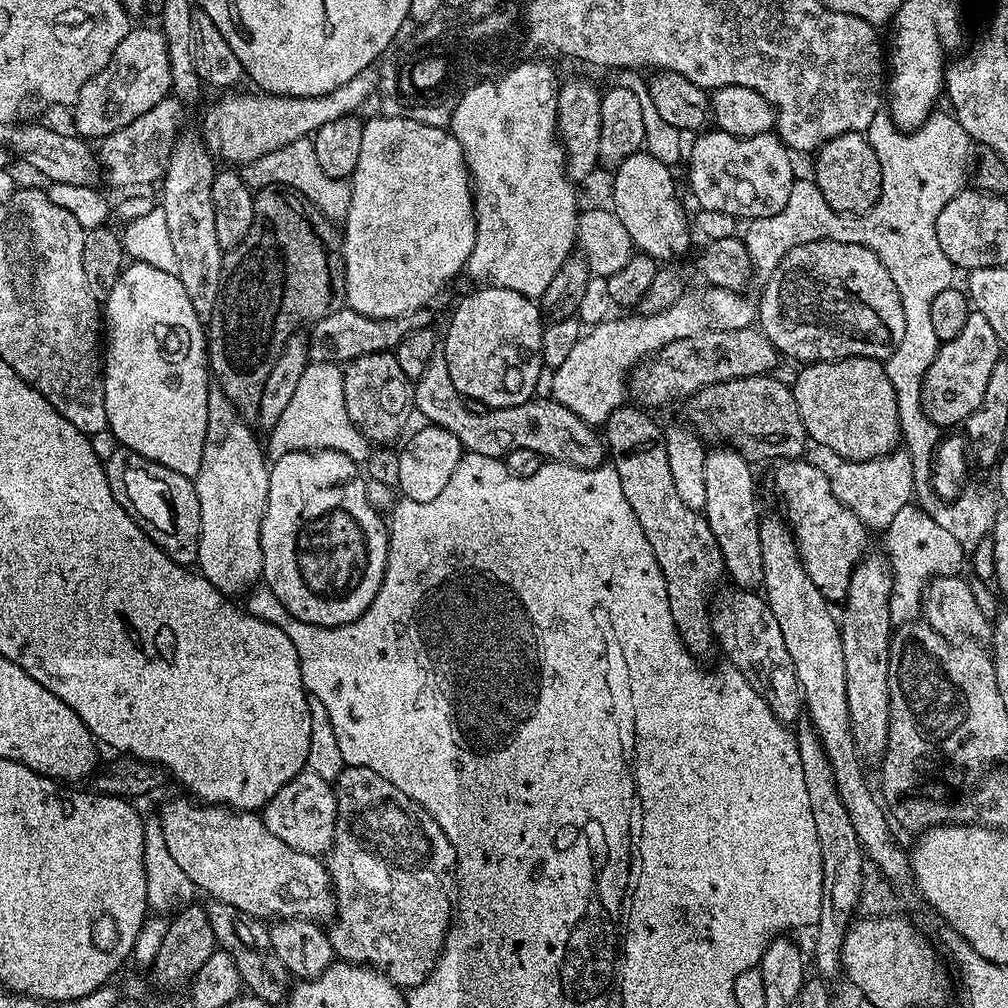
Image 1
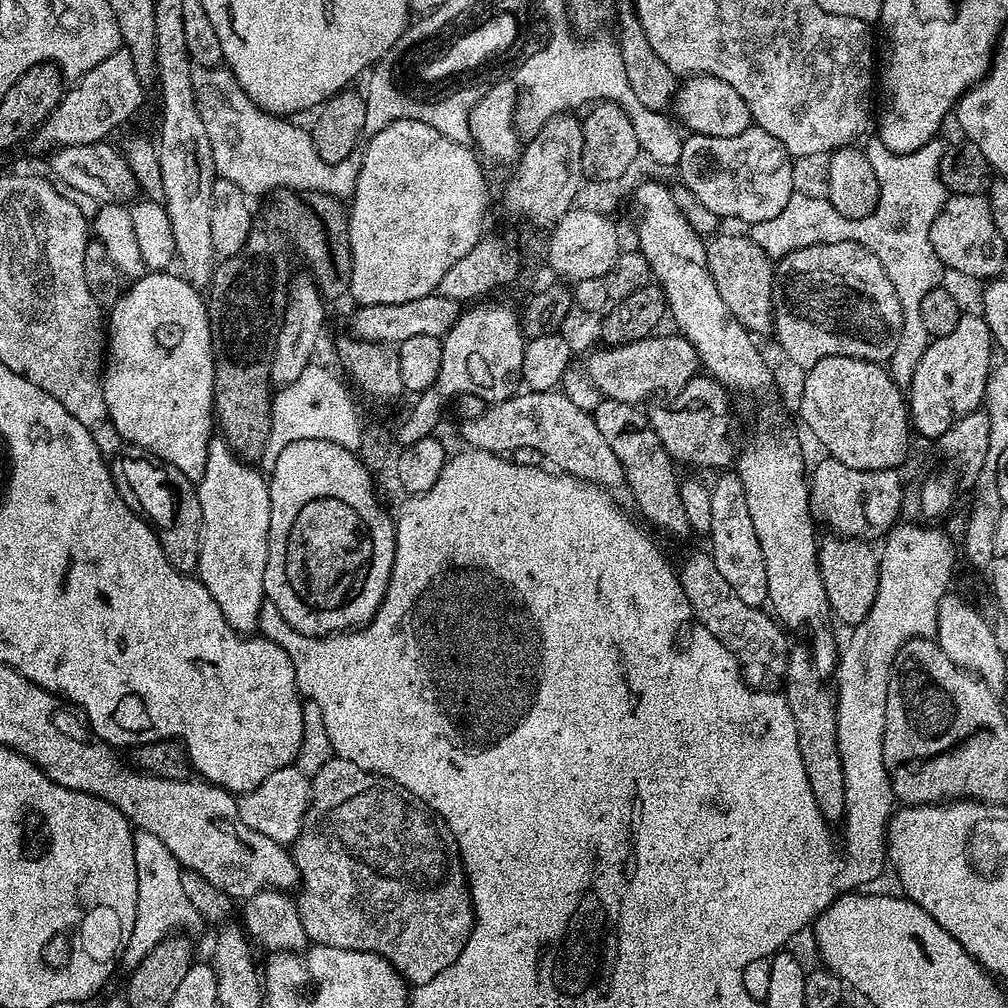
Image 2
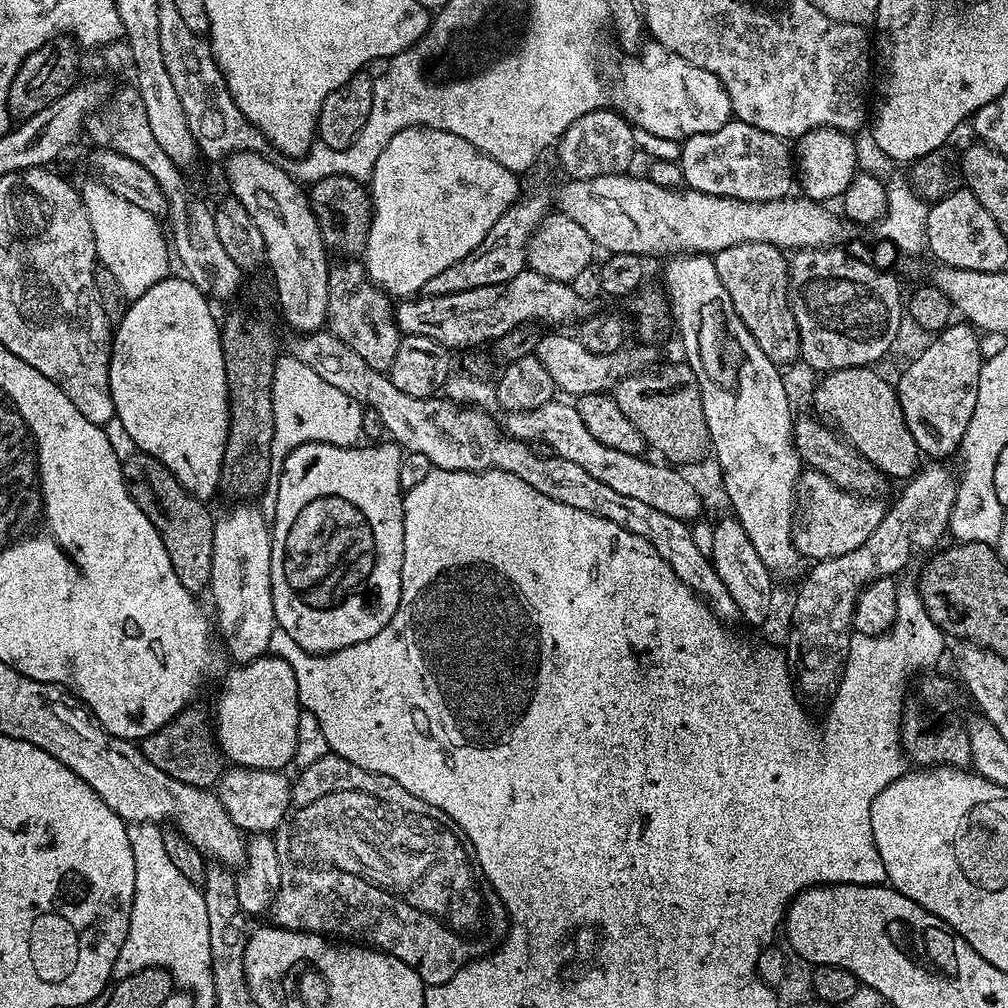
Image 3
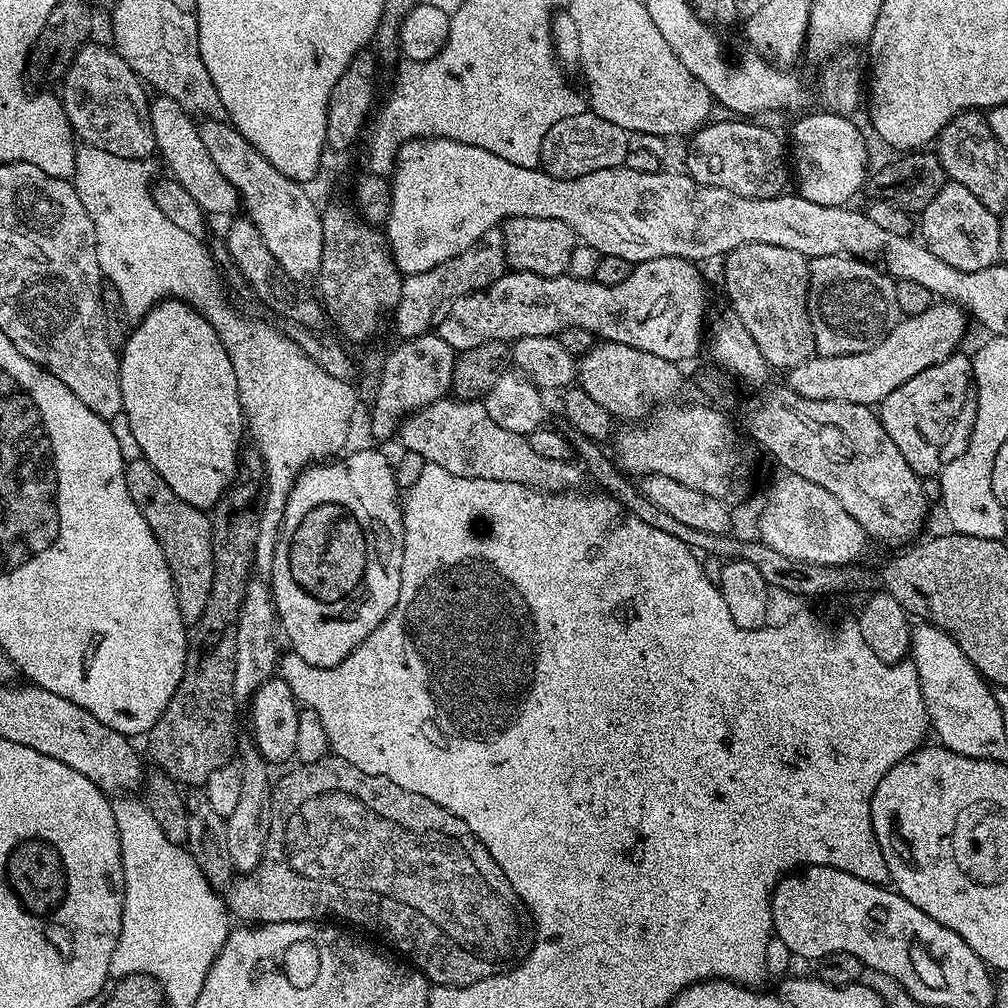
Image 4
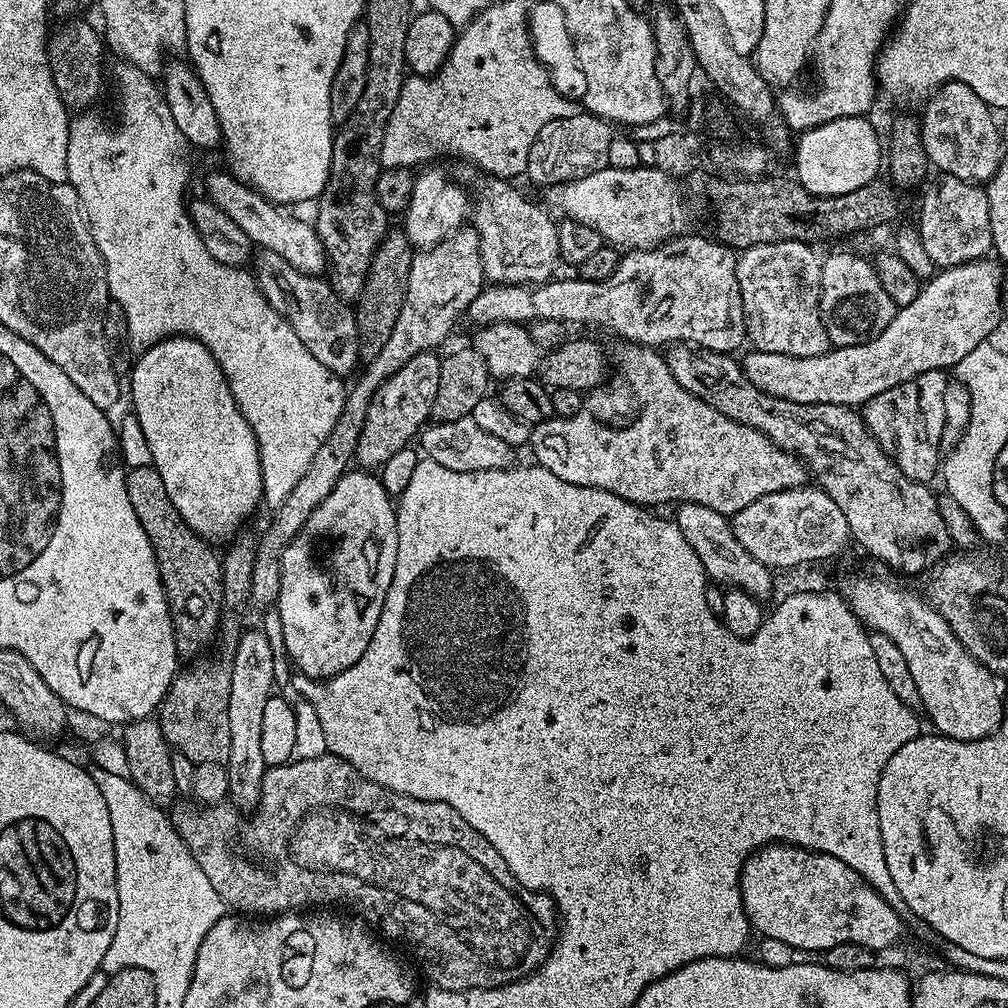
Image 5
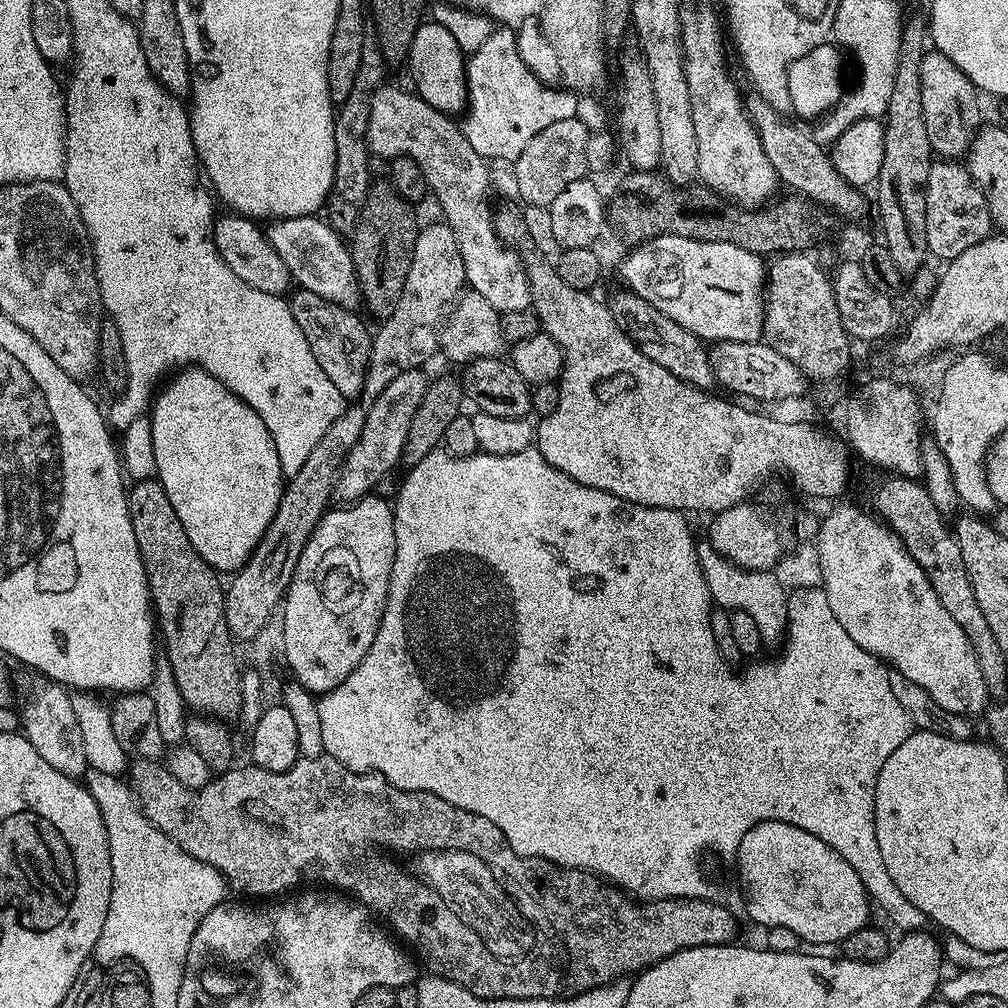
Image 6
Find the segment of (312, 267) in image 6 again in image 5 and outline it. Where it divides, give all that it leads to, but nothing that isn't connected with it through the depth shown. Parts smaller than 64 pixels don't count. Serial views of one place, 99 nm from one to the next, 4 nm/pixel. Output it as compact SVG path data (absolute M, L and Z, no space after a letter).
M231 171L212 172L204 180L204 188L207 199L212 201L218 210L226 213L233 222L237 223L242 234L252 240L253 245L259 246L267 252L282 254L294 270L302 270L311 276L321 275L326 268L326 257L324 255L324 243L315 227L308 224L300 216L295 216L295 211L287 207L274 204L266 200L261 192L254 191L248 184L237 180Z

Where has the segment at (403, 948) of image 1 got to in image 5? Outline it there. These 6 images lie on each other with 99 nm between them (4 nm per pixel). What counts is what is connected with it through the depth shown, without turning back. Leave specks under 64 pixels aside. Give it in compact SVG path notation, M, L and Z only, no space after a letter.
M326 755L322 758L293 759L287 764L273 764L262 778L262 794L260 804L254 809L253 818L249 824L240 824L241 809L231 803L197 806L177 803L171 809L170 819L174 830L186 842L190 854L194 854L194 862L202 866L206 878L210 878L210 886L218 890L229 909L240 914L288 914L300 910L303 904L345 904L359 919L367 922L373 929L379 930L385 937L405 944L412 951L414 959L420 963L420 968L432 979L437 988L445 988L447 992L469 992L471 988L497 988L523 976L529 976L537 971L544 959L552 950L558 935L558 913L556 904L546 892L535 892L532 888L524 888L518 882L516 875L506 866L502 854L454 810L454 806L446 806L446 802L434 802L422 798L410 798L406 794L398 794L389 788L378 786L365 780L359 770L350 766L342 758Z

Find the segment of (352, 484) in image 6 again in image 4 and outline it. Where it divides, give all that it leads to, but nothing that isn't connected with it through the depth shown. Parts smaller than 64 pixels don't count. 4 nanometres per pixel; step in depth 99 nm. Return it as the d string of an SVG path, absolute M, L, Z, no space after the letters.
M435 334L415 336L412 340L401 339L400 345L384 357L384 369L376 401L370 405L372 432L380 440L397 435L405 416L430 406L435 400L445 399L452 391L452 371L458 353Z

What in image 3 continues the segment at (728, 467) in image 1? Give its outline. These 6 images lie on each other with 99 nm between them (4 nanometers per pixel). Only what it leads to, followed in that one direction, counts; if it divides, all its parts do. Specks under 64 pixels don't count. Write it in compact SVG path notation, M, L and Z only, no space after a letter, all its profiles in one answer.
M720 518L714 524L714 550L711 557L712 565L716 567L722 585L726 586L731 598L737 603L740 616L752 624L760 624L772 612L772 584L774 577L768 568L758 558L754 546L750 546L750 538L739 520L735 518Z

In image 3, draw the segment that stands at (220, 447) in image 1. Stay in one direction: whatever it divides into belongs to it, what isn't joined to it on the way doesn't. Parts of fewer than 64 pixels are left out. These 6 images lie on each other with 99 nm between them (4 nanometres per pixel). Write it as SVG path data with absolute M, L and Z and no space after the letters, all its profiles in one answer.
M236 502L233 503L233 508L228 508L225 510L224 513L221 514L221 516L217 515L215 517L212 529L214 530L214 538L212 539L212 578L210 581L210 593L212 592L212 600L214 603L216 603L216 616L214 612L214 620L215 623L218 625L218 632L220 635L220 632L222 635L224 635L224 644L226 647L228 647L228 652L230 655L233 656L234 659L233 661L239 662L240 664L248 664L251 662L251 660L257 660L260 656L265 655L265 653L268 652L268 647L270 646L270 634L274 634L274 630L276 627L278 627L276 623L276 615L274 614L274 598L272 597L272 587L270 586L270 554L272 553L272 533L270 531L270 524L269 521L266 519L265 516L265 521L264 521L264 516L262 513L259 512L258 509L255 508L255 503L252 502Z

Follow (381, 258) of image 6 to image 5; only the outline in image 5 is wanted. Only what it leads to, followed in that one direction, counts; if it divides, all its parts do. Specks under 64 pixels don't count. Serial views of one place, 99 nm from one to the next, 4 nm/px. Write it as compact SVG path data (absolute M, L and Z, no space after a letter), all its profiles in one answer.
M389 230L381 238L380 245L376 247L364 289L354 308L361 361L367 362L378 358L382 346L386 346L390 333L394 331L394 322L398 322L402 302L406 302L406 286L410 278L413 255L412 243L408 241L408 235L403 230Z

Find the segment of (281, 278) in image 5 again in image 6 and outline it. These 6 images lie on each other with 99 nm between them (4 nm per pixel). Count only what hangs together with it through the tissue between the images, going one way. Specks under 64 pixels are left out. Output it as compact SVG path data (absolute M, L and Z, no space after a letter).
M296 290L291 293L292 313L302 326L306 338L312 346L312 353L318 358L322 370L334 386L338 386L338 394L342 398L356 396L364 392L364 383L368 377L368 363L372 353L373 333L355 315L353 309L343 308L313 292Z

